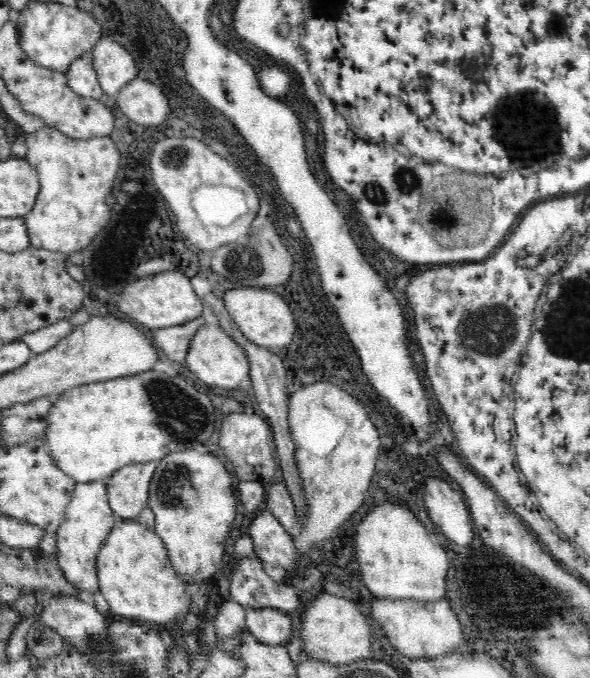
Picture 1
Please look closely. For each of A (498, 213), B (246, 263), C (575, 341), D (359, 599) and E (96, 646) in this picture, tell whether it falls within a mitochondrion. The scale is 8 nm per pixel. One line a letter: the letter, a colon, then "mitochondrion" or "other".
A: other
B: mitochondrion
C: other
D: other
E: mitochondrion

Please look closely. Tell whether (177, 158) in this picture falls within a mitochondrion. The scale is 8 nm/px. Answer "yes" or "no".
yes

